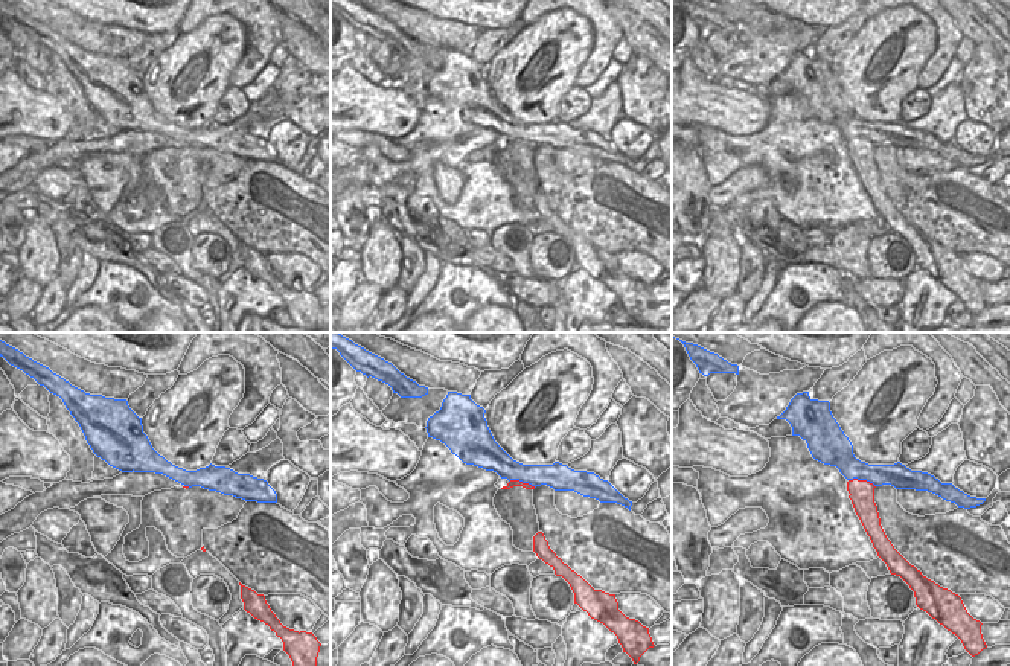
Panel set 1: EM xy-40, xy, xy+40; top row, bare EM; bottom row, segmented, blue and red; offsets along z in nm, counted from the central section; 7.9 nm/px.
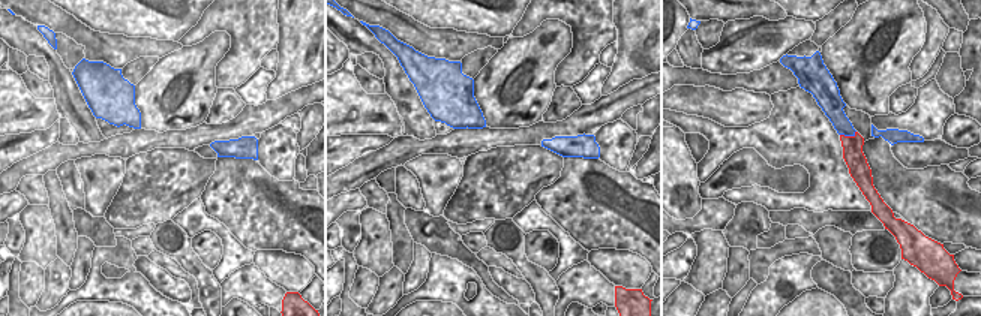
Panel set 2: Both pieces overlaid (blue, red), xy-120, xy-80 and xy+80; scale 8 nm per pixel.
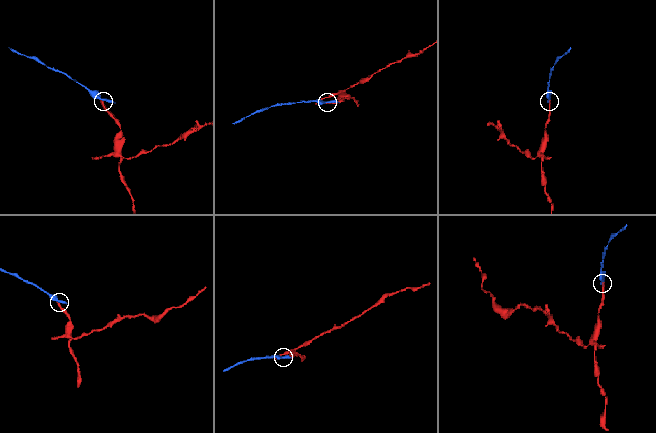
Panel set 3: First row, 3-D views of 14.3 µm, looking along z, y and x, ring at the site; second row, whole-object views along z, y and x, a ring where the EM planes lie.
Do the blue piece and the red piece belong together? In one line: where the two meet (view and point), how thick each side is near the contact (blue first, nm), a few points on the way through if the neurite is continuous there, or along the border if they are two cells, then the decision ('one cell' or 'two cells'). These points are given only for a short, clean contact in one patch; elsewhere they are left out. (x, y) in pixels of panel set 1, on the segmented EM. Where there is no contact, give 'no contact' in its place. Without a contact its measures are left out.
xy+40 (862, 479) | 190/190 nm | along xy+40 (849, 479), (866, 479), (875, 486) | two cells

